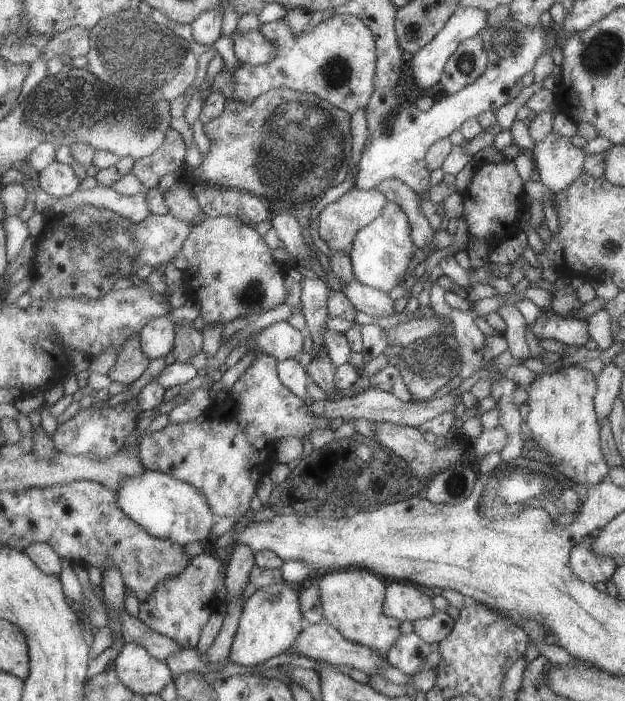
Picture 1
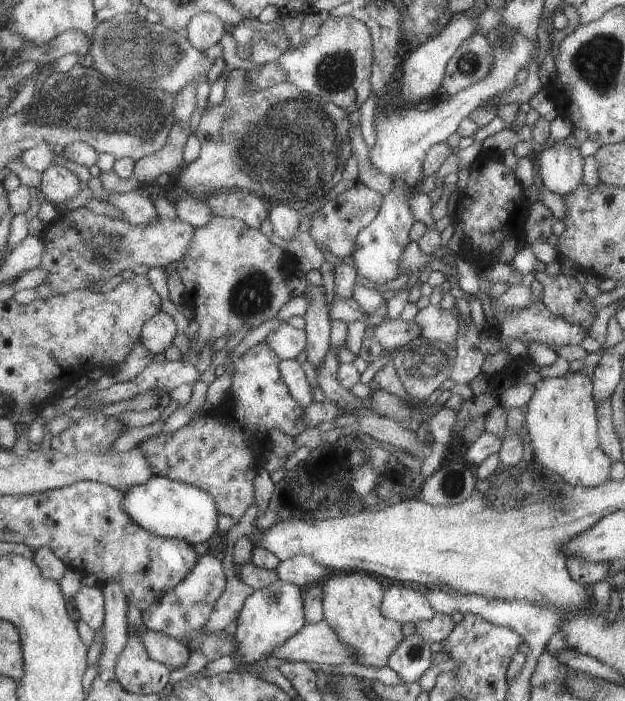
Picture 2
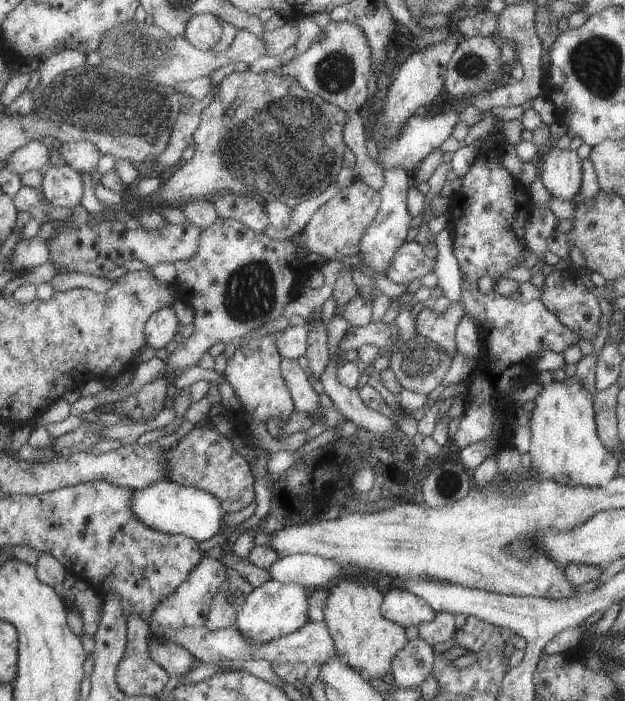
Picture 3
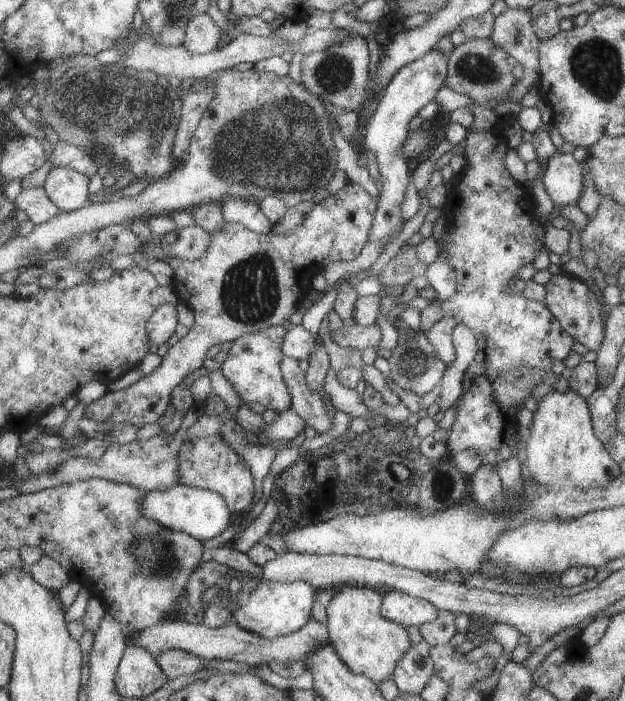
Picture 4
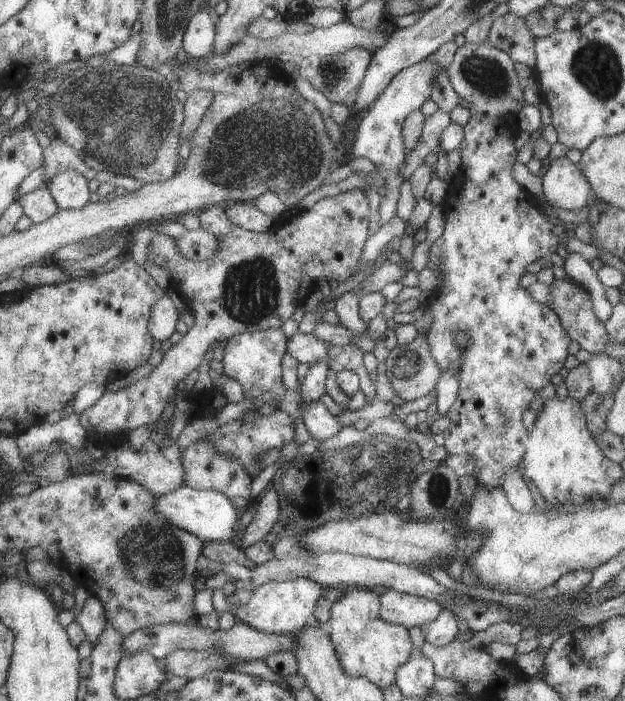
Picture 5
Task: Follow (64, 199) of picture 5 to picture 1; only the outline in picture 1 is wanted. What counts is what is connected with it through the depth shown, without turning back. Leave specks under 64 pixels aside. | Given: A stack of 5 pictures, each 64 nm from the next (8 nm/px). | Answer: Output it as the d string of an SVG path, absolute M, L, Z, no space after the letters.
M53 160L38 172L35 185L48 195L59 198L69 196L75 191L79 182L69 165Z

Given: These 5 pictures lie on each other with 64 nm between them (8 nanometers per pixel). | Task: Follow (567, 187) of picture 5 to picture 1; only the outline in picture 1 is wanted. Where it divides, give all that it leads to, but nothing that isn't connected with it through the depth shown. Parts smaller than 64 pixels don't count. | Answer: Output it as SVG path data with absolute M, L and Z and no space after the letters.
M551 131L543 140L535 143L532 158L541 184L551 193L558 193L569 187L582 172L585 153L583 149L573 146L569 137Z

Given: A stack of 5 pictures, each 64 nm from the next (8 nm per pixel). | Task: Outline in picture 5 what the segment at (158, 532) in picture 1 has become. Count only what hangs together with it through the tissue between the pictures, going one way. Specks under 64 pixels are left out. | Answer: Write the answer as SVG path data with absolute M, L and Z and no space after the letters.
M188 486L175 488L174 491L155 496L152 510L160 514L167 522L191 533L204 541L236 540L233 526L237 522L237 510L223 493L211 489L194 489Z

